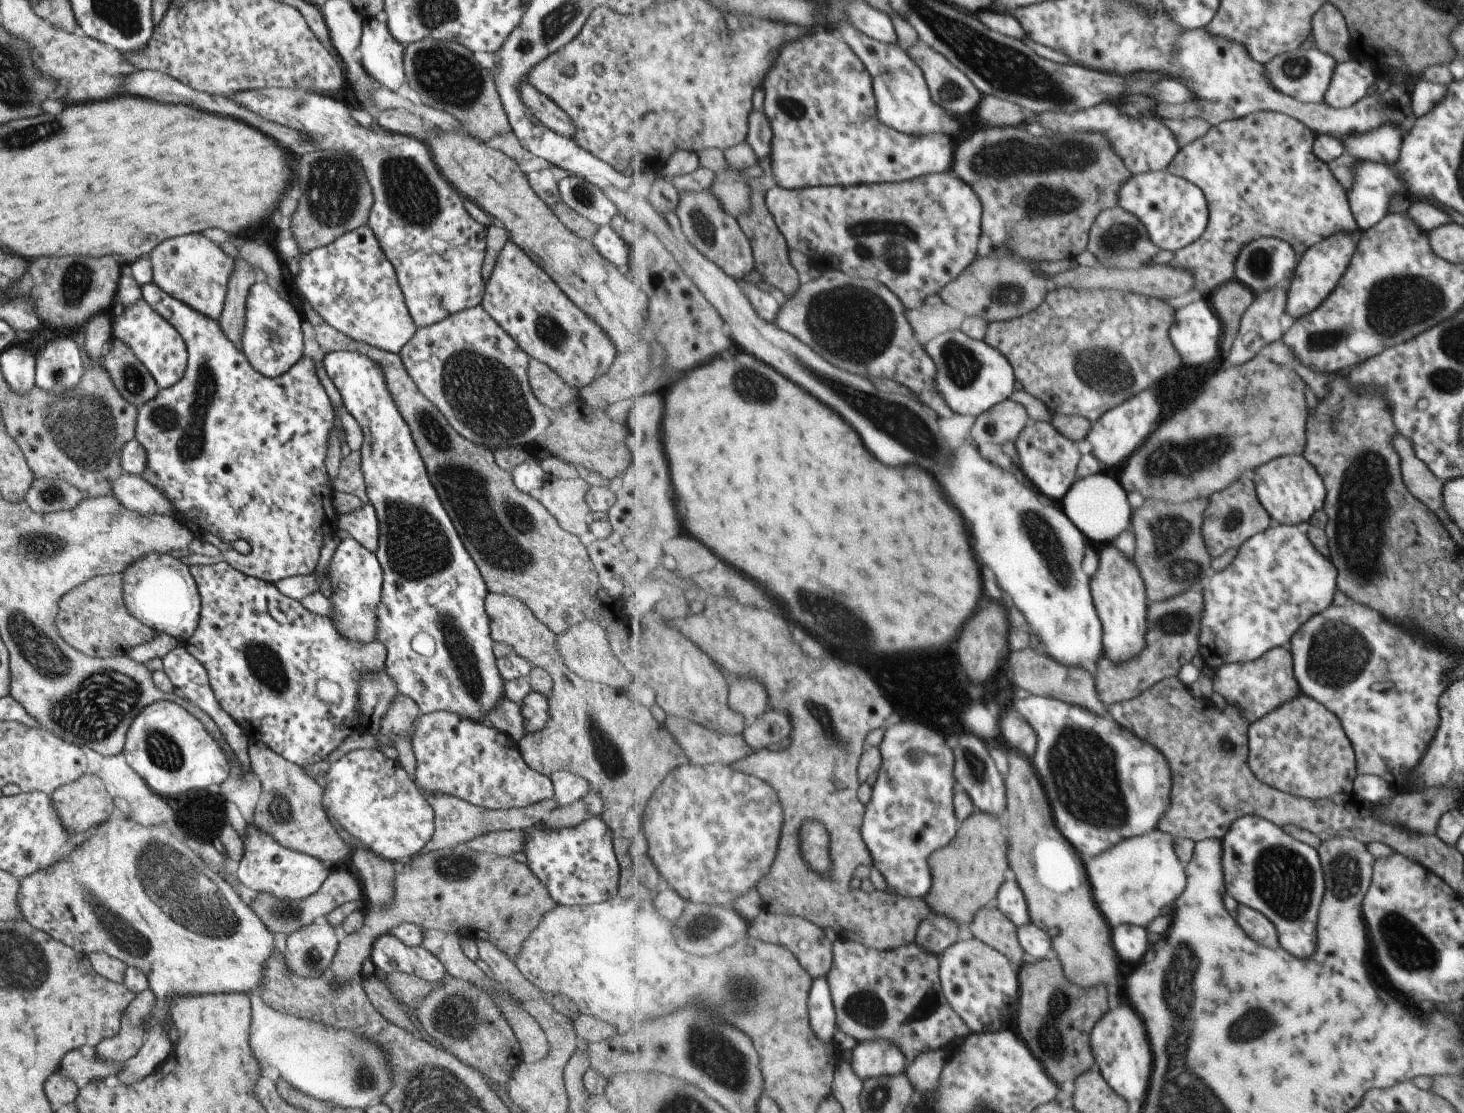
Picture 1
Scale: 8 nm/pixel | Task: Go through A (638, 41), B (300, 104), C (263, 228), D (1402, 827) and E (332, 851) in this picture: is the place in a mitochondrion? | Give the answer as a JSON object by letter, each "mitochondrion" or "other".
{"A":"other","B":"mitochondrion","C":"other","D":"other","E":"other"}

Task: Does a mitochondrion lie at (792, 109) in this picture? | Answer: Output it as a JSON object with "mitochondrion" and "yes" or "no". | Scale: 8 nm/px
{"mitochondrion":"yes"}

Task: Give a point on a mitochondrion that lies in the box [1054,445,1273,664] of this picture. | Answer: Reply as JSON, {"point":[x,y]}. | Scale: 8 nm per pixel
{"point":[1168,532]}

